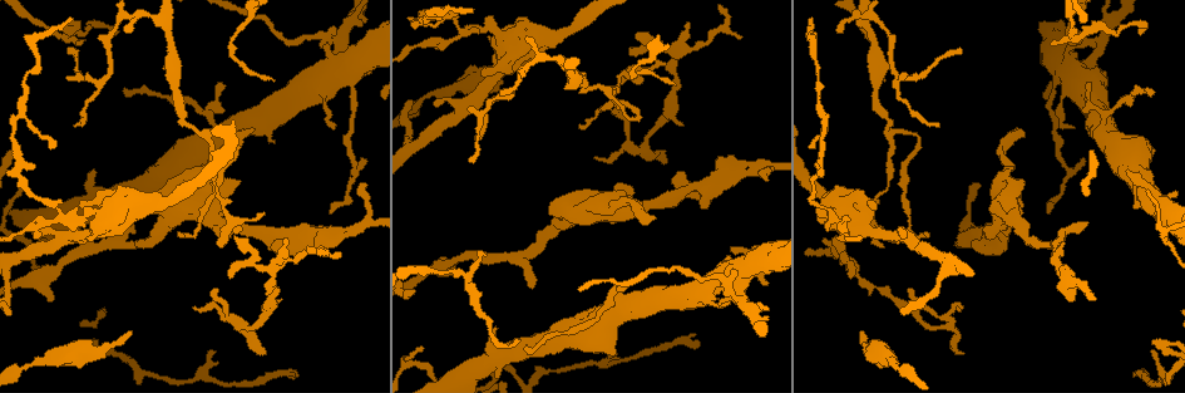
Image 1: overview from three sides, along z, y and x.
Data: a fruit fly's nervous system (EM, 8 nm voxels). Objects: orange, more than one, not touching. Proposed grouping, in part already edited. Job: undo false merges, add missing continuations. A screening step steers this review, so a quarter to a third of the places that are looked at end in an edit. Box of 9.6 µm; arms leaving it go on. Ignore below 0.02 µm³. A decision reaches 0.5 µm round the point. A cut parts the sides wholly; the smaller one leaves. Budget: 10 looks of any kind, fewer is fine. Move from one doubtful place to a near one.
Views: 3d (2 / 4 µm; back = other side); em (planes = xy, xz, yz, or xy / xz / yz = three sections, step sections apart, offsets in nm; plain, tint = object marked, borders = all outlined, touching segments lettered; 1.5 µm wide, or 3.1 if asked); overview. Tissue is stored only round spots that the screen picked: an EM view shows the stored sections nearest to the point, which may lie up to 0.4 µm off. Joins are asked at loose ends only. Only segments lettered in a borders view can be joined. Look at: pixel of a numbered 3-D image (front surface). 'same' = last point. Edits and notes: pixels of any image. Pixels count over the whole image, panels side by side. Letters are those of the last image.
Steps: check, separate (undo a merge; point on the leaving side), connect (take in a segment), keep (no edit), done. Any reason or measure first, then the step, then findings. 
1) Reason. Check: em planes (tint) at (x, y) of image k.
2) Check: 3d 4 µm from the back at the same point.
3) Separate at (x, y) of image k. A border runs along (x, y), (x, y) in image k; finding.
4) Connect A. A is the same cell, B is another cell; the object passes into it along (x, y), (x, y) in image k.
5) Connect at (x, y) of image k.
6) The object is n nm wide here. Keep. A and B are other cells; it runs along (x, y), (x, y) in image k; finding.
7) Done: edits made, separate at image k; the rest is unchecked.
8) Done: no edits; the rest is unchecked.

Branch stops here. Check: em planes (borders) at (78, 205) of image 1.

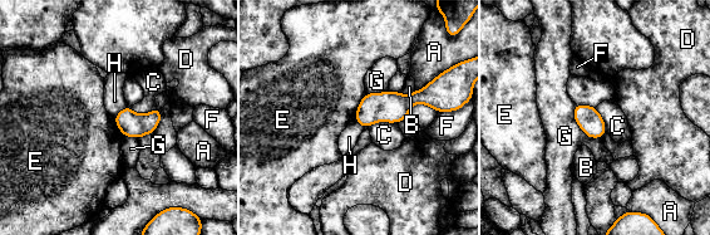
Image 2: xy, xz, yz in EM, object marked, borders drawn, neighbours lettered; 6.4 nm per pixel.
The object is 160 nm wide here; the longest contact is with G, 280 nm. Keep. A, B, C, D, E, F, G and H are other cells; no lettered segment goes on from it.

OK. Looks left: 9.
Stops while still wide. Check: em xy step 4 (borders) at (525, 17) of image 1.

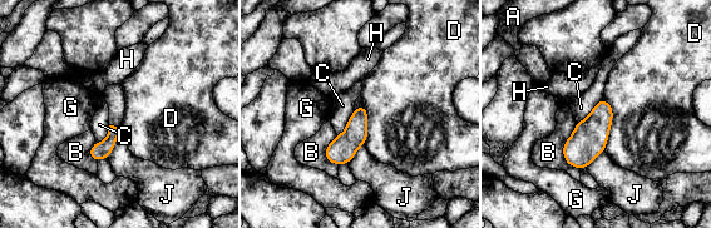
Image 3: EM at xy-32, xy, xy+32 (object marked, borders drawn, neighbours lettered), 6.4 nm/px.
Check: em planes (borders) at the same point.

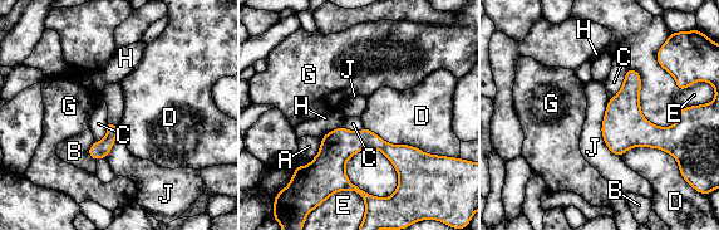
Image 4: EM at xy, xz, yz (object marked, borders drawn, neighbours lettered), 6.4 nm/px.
Keep. A, B, C, D, E, G, H and J are other cells; no lettered segment goes on from it.

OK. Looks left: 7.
An open end. Check: em planes (borders) at (193, 308) of image 1.

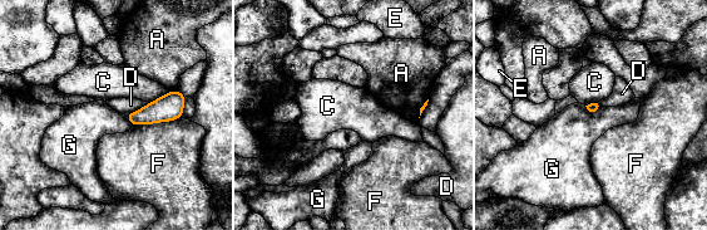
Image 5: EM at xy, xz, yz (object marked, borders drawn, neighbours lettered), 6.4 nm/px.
Keep. A, C, D, E, F and G are other cells; a border runs along (123, 114), (132, 125) in image 5; none of them fits.

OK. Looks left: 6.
Tapers out. Check: 3d 4 µm at (617, 353) of image 1.

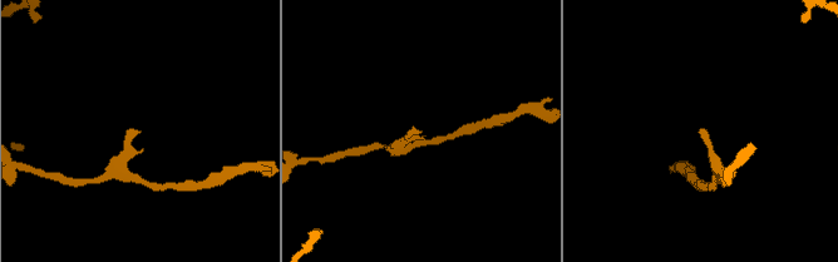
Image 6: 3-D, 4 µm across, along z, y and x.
Check: em planes (borders) at (700, 128) of image 6.

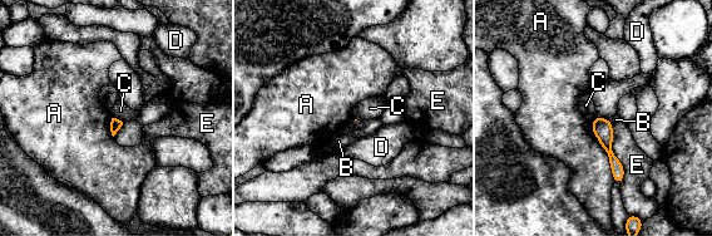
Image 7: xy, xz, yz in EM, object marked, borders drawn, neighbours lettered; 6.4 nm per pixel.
Keep. A, B, C, D and E are other cells; a border runs along (113, 117), (123, 122) in image 7; no lettered segment goes on from it.

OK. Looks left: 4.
Done: no edits; the rest is unchecked.

